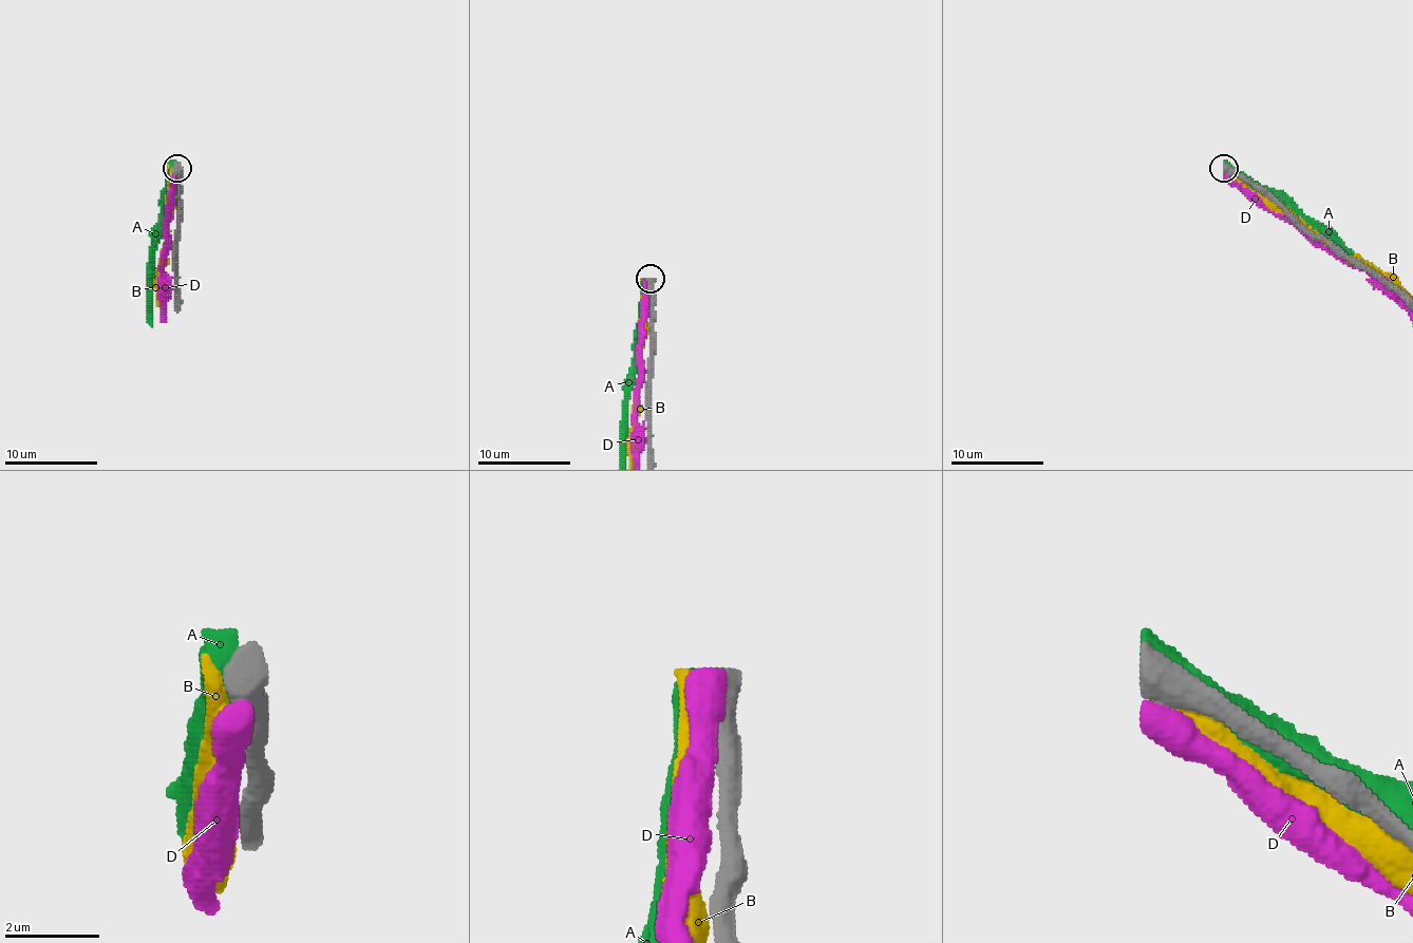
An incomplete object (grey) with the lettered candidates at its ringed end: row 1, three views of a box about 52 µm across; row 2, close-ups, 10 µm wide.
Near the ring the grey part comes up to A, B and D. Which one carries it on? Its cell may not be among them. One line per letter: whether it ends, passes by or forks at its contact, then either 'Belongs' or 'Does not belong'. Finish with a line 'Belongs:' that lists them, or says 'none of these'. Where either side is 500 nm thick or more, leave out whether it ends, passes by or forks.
A: Does not belong
B: Does not belong
D: Does not belong
Belongs: none of these

